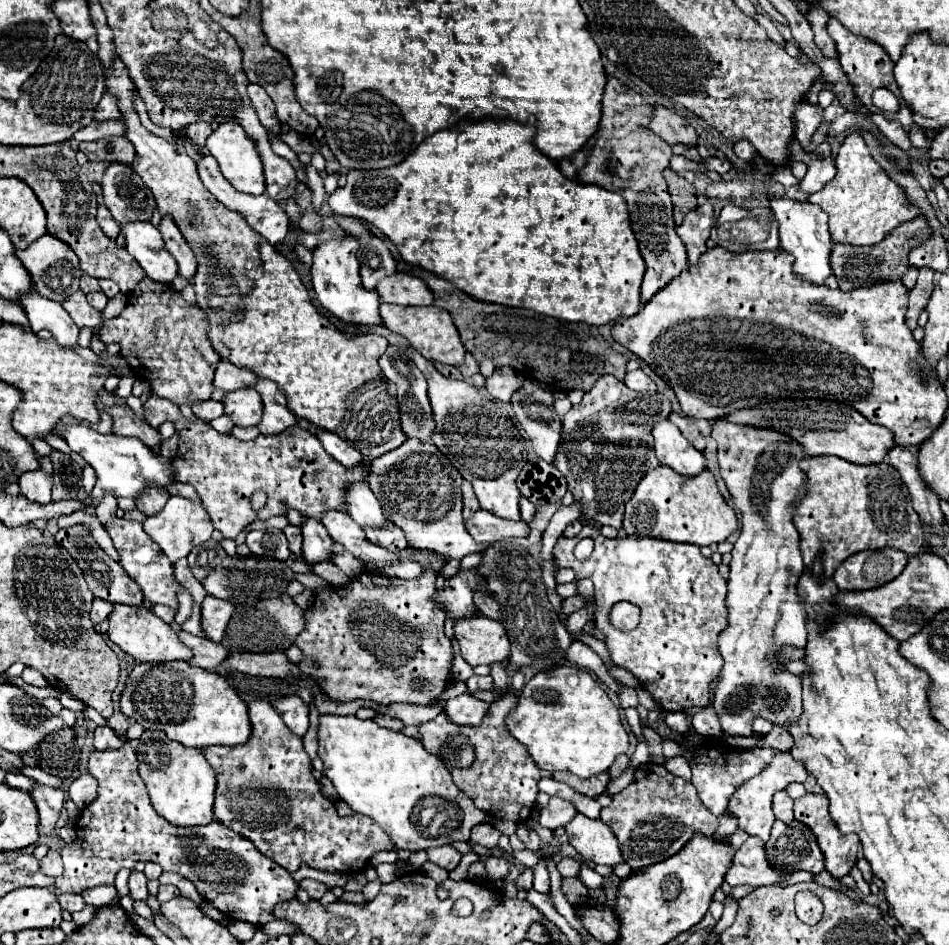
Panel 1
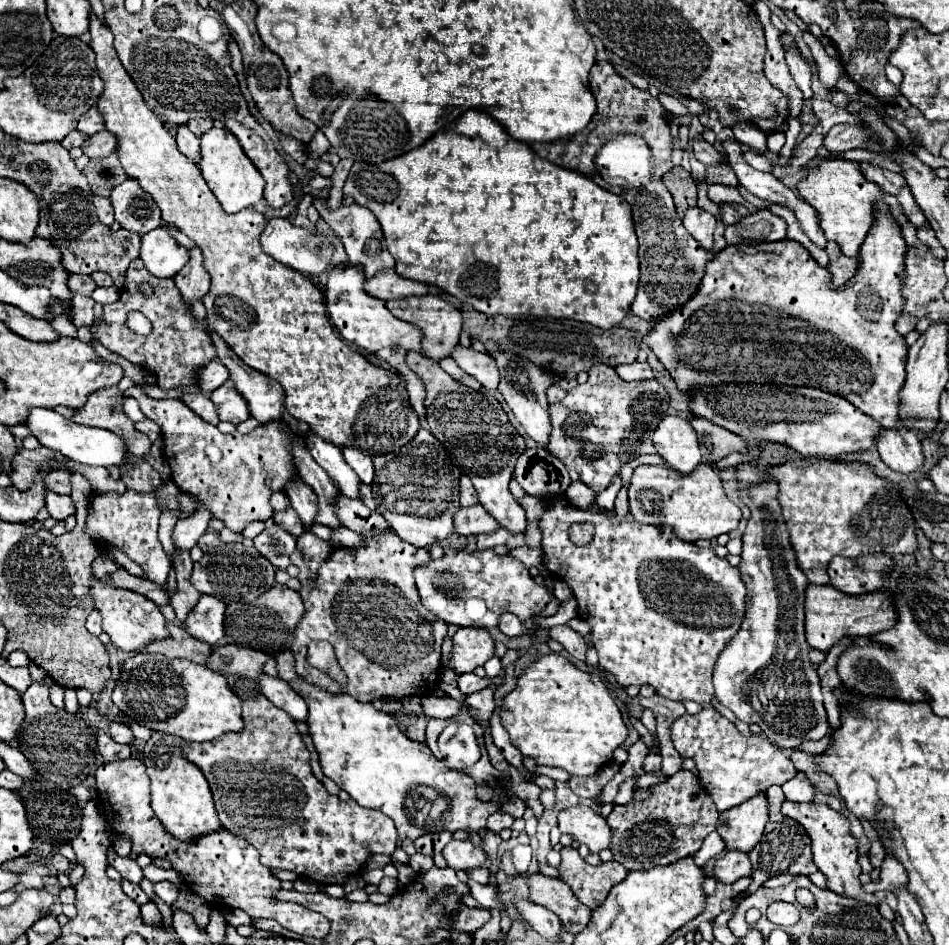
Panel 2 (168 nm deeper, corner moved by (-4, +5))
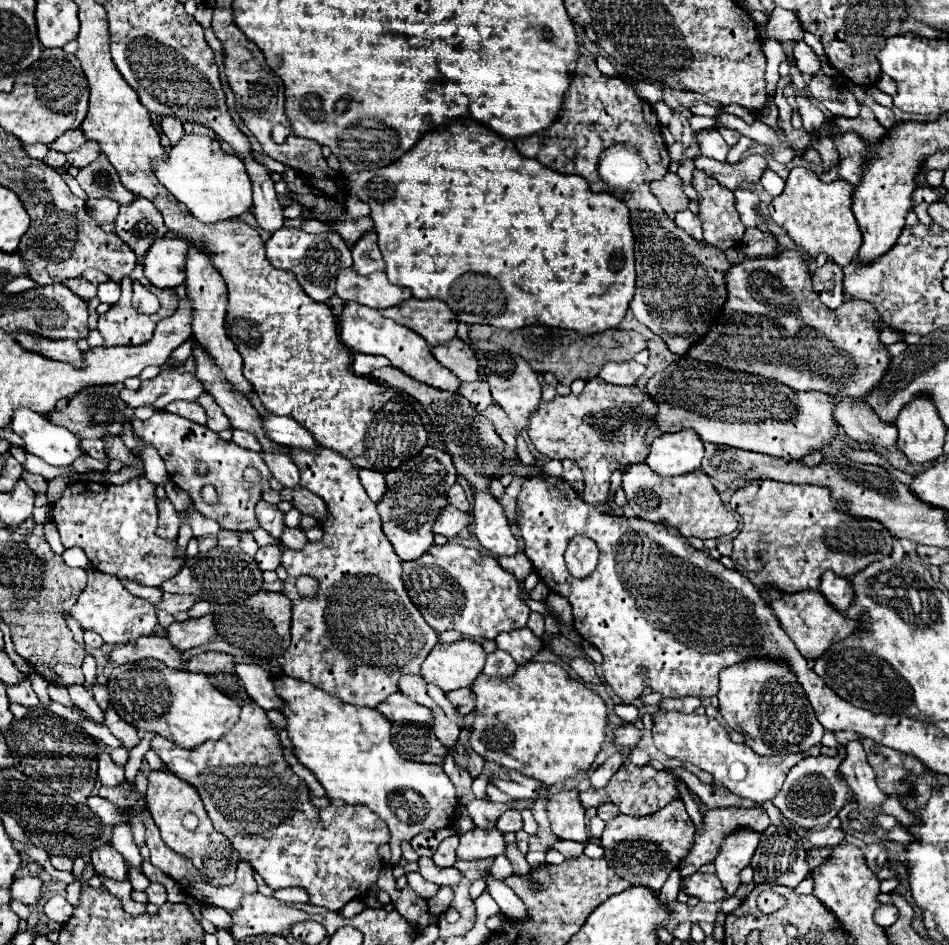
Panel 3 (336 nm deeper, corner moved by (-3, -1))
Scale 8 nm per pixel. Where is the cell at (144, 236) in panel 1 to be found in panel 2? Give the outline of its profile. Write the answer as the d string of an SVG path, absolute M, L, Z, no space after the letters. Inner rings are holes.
M154 228L142 236L140 260L156 278L170 278L188 262L188 250L180 246L164 228Z

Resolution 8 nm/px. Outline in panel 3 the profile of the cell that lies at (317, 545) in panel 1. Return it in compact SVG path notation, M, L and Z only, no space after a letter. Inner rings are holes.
M263 452L263 460L269 466L273 478L285 486L285 488L297 488L299 486L299 472L293 464L291 456L283 452Z

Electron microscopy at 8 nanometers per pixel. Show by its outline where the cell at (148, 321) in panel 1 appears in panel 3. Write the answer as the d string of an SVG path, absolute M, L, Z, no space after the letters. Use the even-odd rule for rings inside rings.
M137 264L135 270L133 270L129 276L125 276L125 278L121 280L121 288L123 288L123 294L121 294L119 302L113 304L109 312L105 312L105 314L99 316L99 328L97 328L97 330L103 334L103 338L105 338L105 346L131 346L131 344L137 346L137 344L145 344L145 342L151 340L157 322L163 320L163 318L169 318L169 312L171 312L169 302L179 302L179 300L177 300L177 294L175 294L173 290L161 290L161 288L155 288L153 284L149 284L149 280L147 280L145 274L143 274L143 266L141 266L141 264ZM135 280L141 282L145 288L149 288L149 290L157 296L161 308L159 308L155 314L151 314L151 316L147 316L147 314L139 314L139 312L131 306L131 302L129 302L129 292L131 292L131 284L133 284Z

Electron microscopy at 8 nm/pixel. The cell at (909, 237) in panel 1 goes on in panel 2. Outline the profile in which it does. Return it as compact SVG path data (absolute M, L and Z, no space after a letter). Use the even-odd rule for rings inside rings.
M828 242L826 252L830 256L830 274L832 274L832 282L834 286L844 286L856 272L858 272L858 260L856 258L848 258L842 254L842 250L838 250L836 242Z

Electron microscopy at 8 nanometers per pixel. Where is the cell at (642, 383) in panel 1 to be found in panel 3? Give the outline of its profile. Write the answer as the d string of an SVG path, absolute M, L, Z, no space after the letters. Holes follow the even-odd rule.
M607 362L601 372L599 378L609 382L609 384L621 384L621 386L631 386L641 372L645 371L645 366L637 364L637 362L625 362L625 364L615 364L615 362Z

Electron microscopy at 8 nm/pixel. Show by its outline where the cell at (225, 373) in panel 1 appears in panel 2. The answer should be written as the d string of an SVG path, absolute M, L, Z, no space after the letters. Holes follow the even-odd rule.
M214 360L210 364L206 364L206 370L202 370L202 390L212 392L216 388L220 388L222 384L226 384L230 380L230 372L226 370L226 366L222 366L220 360Z

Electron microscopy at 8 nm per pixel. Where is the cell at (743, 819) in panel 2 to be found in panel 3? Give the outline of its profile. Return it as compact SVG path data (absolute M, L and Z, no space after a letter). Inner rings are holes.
M733 832L729 840L723 840L721 856L715 860L717 878L721 880L727 896L733 896L741 884L739 872L751 862L751 856L759 844L759 834L755 832Z

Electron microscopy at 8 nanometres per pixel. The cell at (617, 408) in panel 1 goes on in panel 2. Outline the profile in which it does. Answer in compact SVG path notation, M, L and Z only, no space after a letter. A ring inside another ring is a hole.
M598 364L590 372L590 378L586 384L578 384L572 388L564 400L550 406L552 416L552 434L546 450L550 454L558 456L568 468L574 468L580 474L580 482L584 482L588 488L602 492L608 488L612 478L620 476L620 470L626 462L642 456L642 454L656 454L652 444L652 434L660 422L660 418L666 414L670 396L662 384L656 380L644 380L644 382L628 382L622 380L612 366Z

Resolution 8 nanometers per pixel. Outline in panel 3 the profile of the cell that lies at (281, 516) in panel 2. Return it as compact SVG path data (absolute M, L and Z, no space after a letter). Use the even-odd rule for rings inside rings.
M259 500L255 504L255 514L257 514L257 520L259 520L259 526L263 530L267 530L273 538L279 538L285 530L285 522L283 522L283 512L273 506L273 504L267 504L265 500Z

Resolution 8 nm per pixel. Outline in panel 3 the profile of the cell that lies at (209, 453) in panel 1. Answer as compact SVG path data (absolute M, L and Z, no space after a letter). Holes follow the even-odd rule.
M155 412L149 420L131 420L133 424L133 430L135 434L147 442L149 446L153 446L159 456L163 458L165 462L165 468L167 468L167 474L171 476L171 480L183 490L187 492L193 502L195 502L195 508L207 516L207 518L213 518L219 522L221 528L225 530L235 530L235 532L251 532L255 528L259 528L257 524L257 518L255 518L255 504L257 500L261 500L261 492L269 488L269 478L271 478L271 472L269 468L263 464L261 460L261 454L259 452L251 452L251 450L245 450L241 446L237 446L235 442L225 442L219 438L219 434L215 432L209 432L209 428L205 426L199 426L191 420L185 420L181 416L173 416L173 414L165 414L165 412ZM203 460L207 462L209 466L209 474L207 476L199 476L195 472L197 468L197 462ZM247 466L253 466L259 470L261 474L261 482L259 484L251 484L251 482L245 482L243 478L243 470ZM203 486L213 486L215 492L217 492L217 508L213 510L203 510L203 498L201 498L201 488Z

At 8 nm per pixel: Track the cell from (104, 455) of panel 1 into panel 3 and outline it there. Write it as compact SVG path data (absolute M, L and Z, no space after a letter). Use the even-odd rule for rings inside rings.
M15 408L9 428L25 440L29 454L39 456L51 466L65 468L83 456L77 436L73 436L67 428L49 424L43 414L29 408Z

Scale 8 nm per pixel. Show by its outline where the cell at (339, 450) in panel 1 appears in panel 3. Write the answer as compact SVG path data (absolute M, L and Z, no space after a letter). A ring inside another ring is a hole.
M359 470L359 478L361 478L361 484L373 502L379 502L383 498L383 494L387 492L385 476L377 470Z

